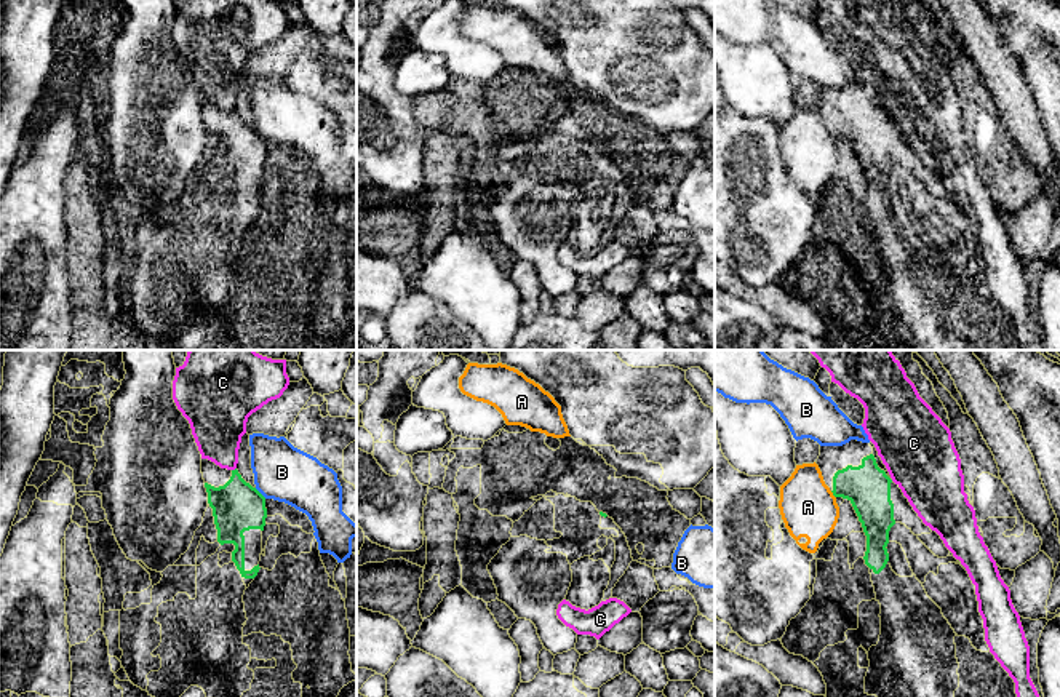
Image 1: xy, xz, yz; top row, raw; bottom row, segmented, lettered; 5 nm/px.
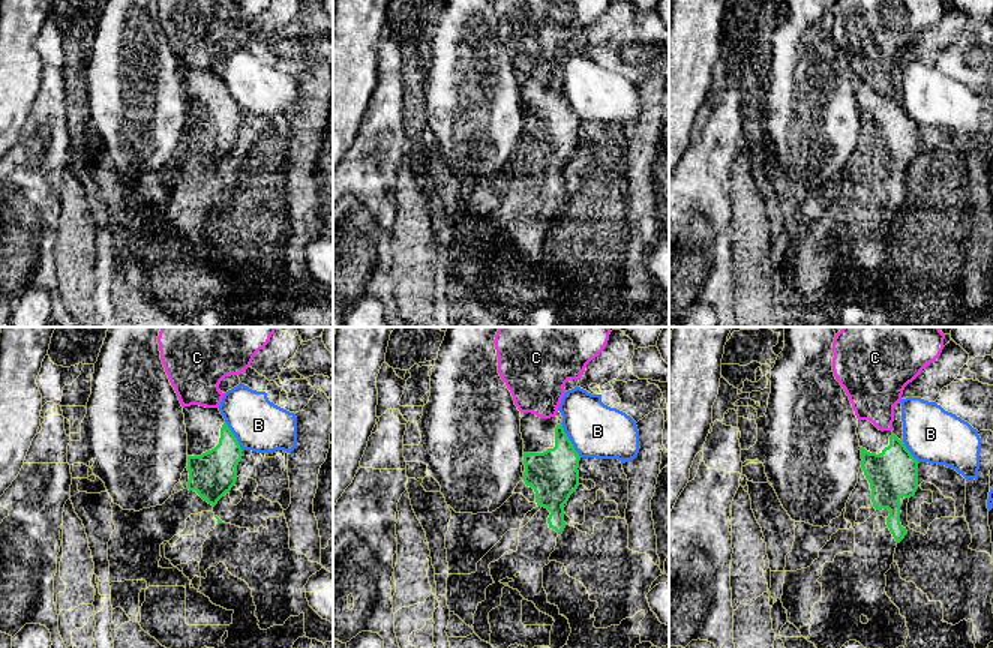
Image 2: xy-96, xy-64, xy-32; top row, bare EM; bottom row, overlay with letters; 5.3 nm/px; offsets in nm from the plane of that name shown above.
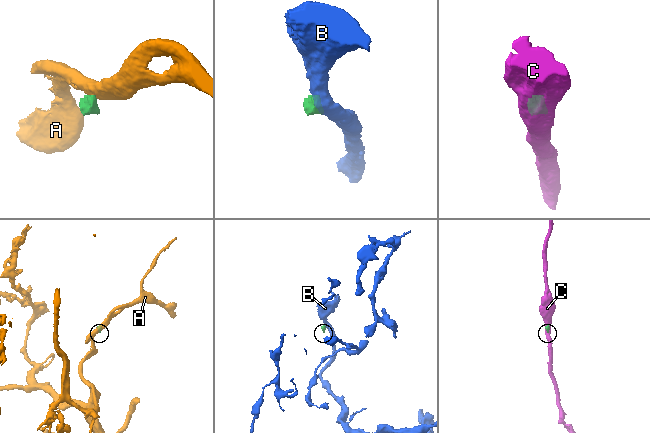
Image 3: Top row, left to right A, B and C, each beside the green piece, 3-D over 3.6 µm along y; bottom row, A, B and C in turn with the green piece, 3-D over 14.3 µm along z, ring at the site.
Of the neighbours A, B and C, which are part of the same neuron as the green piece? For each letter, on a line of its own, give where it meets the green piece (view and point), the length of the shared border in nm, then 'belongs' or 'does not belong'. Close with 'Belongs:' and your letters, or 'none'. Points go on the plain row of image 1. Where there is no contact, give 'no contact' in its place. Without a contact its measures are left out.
A: yz (833, 136) | 50 nm | does not belong
B: xy (259, 135) | 80 nm | does not belong
C: xy (235, 111) | 30 nm | does not belong
Belongs: none

